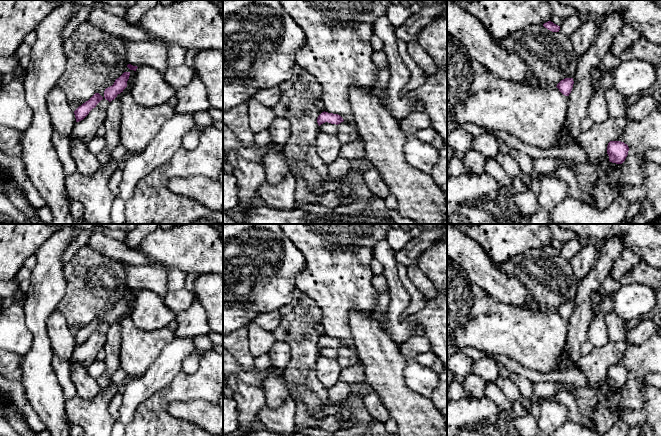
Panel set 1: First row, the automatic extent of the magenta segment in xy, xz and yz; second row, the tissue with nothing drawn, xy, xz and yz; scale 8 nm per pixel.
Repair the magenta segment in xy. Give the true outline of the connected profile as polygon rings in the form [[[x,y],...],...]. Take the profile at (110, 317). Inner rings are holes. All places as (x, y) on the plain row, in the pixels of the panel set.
[[[124,296],[119,302],[117,302],[112,310],[105,313],[104,322],[109,326],[114,324],[117,319],[123,316],[127,311],[129,300],[130,296]]]

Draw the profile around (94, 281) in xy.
[[[81,247],[64,266],[66,293],[56,307],[75,335],[106,306],[116,304],[128,289],[122,261]]]

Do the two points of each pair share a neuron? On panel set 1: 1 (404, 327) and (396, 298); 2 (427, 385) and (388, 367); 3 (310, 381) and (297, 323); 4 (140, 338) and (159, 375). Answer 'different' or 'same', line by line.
1: same
2: different
3: same
4: different

